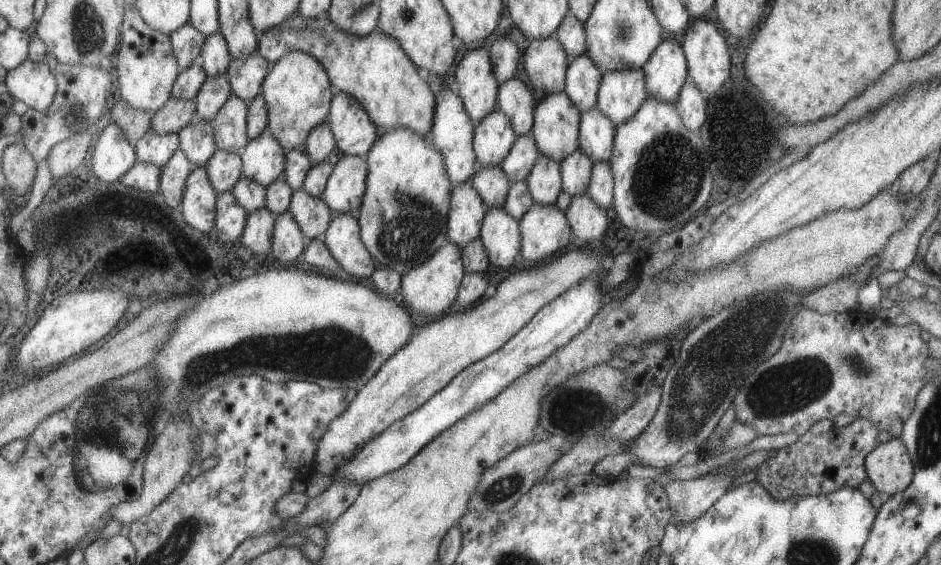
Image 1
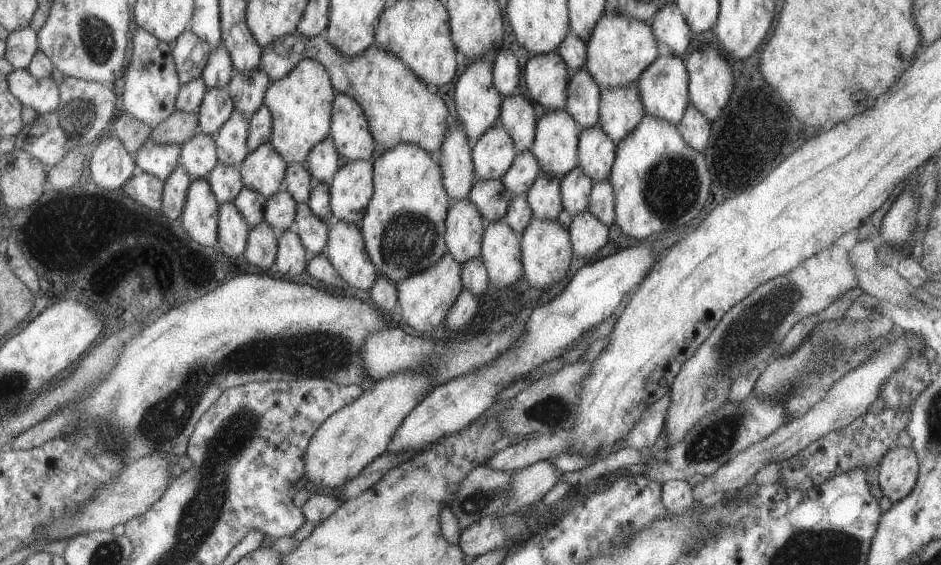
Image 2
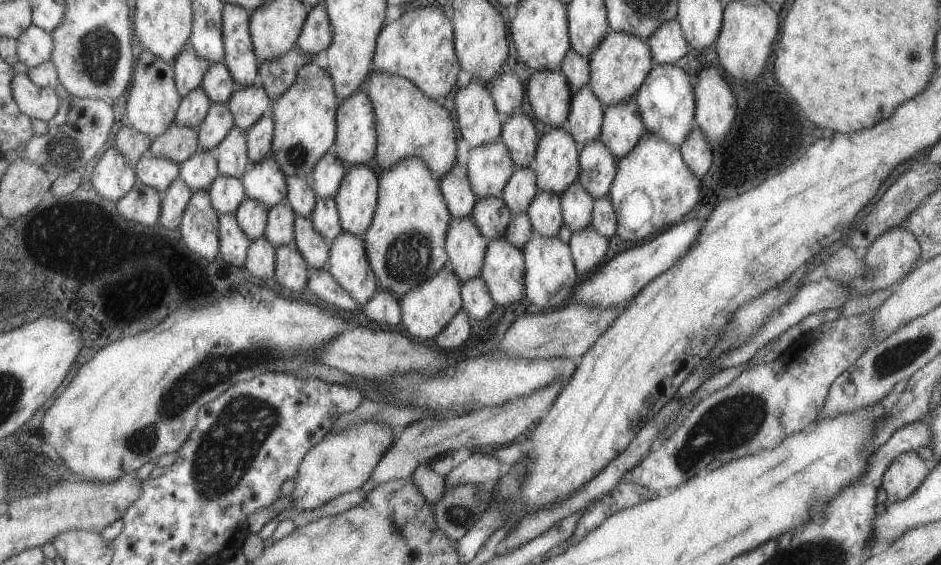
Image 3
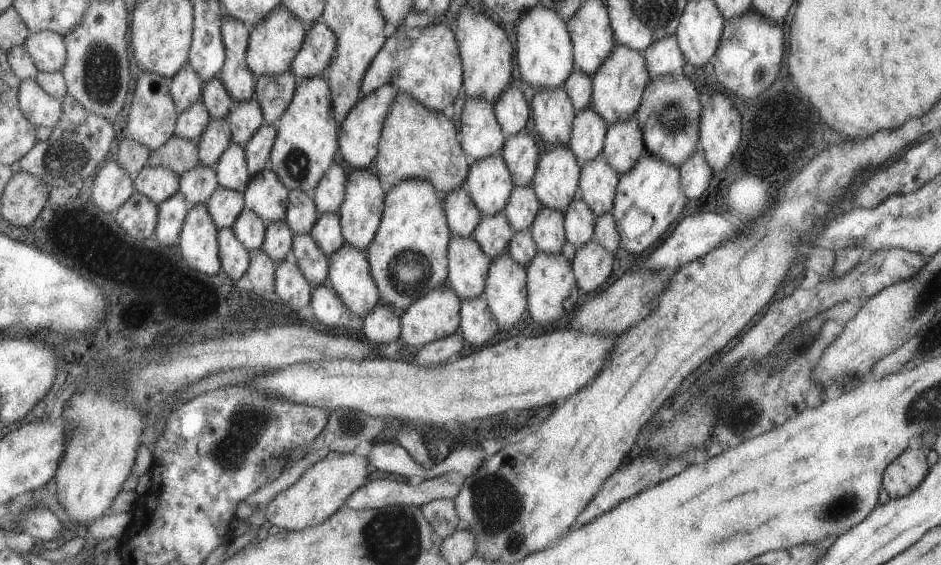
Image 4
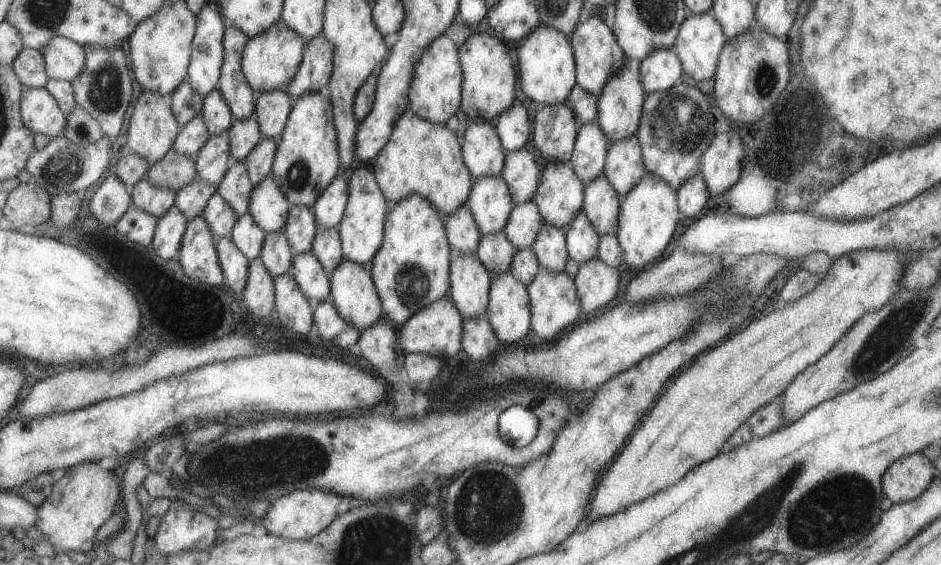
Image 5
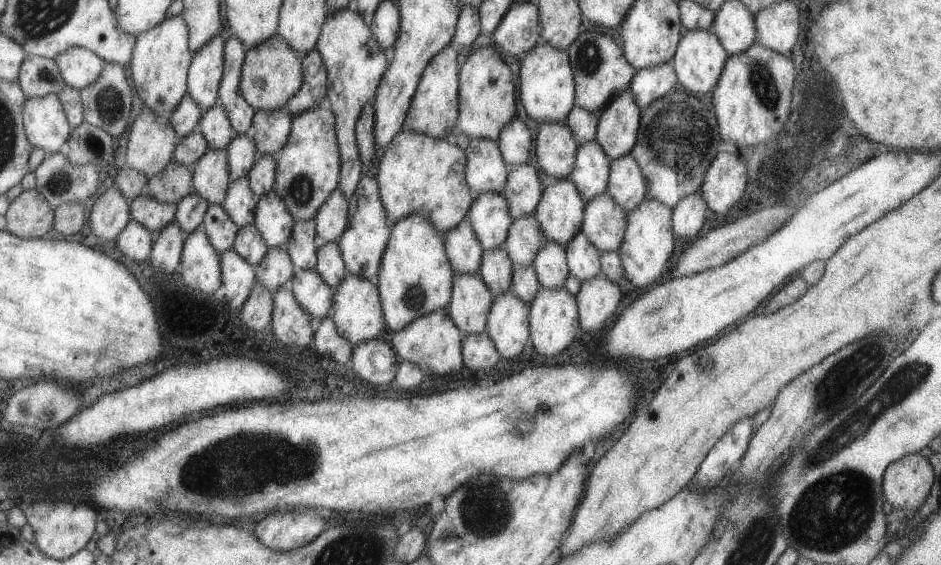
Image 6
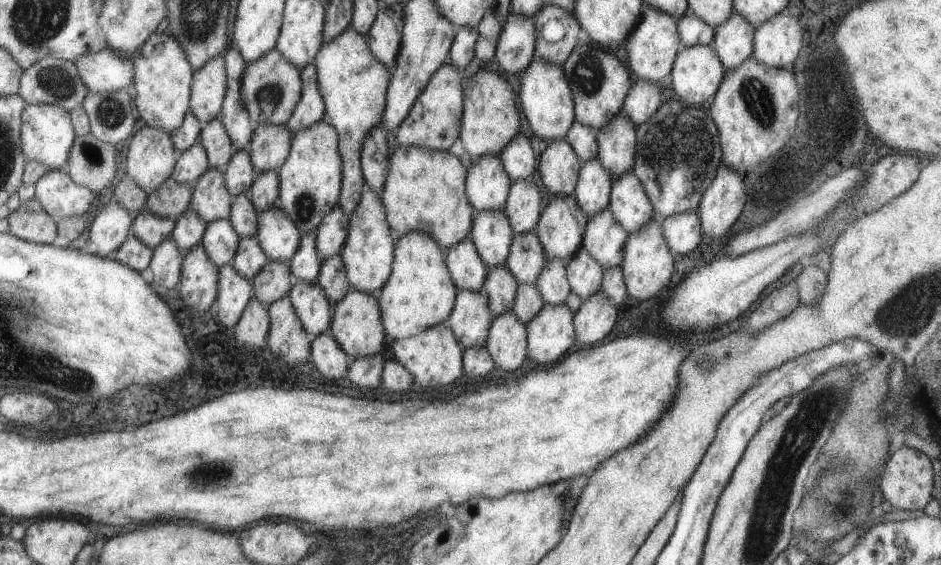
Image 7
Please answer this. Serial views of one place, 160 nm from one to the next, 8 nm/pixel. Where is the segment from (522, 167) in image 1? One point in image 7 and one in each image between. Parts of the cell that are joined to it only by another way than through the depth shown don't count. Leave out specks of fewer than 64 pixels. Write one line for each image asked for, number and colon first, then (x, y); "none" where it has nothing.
2: (517, 178)
3: (520, 188)
4: (522, 205)
5: (524, 221)
6: (524, 238)
7: (525, 257)

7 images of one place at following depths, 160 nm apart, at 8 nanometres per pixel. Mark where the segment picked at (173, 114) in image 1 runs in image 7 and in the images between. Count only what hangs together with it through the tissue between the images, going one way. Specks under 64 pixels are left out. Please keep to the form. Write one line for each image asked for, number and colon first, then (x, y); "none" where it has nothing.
2: (179, 126)
3: (177, 143)
4: (177, 154)
5: (174, 170)
6: (169, 185)
7: (169, 199)

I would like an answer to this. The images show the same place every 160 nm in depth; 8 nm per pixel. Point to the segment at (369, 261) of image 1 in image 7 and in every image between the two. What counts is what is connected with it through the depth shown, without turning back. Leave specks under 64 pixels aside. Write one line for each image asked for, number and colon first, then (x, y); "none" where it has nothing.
2: (344, 248)
3: (347, 263)
4: (348, 273)
5: (352, 292)
6: (356, 312)
7: (356, 326)

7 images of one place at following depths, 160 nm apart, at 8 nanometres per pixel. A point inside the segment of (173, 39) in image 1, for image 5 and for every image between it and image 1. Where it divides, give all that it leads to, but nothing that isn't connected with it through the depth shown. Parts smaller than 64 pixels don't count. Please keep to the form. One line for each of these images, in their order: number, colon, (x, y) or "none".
2: (189, 53)
3: (189, 68)
4: (185, 86)
5: (184, 102)

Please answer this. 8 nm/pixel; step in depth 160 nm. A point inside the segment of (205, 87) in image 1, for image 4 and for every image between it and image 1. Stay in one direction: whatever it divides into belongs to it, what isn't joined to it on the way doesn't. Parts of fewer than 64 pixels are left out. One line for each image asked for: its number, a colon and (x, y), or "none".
2: (216, 104)
3: (218, 120)
4: (211, 143)

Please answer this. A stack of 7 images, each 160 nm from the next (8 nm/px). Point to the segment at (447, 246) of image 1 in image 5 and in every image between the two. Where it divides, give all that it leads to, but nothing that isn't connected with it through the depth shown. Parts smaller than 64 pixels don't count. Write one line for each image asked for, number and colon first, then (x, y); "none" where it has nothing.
2: (424, 298)
3: (426, 309)
4: (436, 314)
5: (436, 329)

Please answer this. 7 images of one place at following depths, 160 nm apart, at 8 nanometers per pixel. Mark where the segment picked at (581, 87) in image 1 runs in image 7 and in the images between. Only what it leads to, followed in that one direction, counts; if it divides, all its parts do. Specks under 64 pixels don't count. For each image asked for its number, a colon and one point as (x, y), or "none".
2: (582, 101)
3: (583, 122)
4: (588, 129)
5: (590, 145)
6: (589, 174)
7: (592, 190)

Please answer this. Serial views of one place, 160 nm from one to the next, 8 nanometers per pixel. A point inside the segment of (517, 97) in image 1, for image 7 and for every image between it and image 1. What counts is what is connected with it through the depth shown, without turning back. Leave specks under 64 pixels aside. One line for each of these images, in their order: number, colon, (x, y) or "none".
2: (516, 115)
3: (518, 133)
4: (519, 152)
5: (520, 172)
6: (522, 190)
7: (522, 208)

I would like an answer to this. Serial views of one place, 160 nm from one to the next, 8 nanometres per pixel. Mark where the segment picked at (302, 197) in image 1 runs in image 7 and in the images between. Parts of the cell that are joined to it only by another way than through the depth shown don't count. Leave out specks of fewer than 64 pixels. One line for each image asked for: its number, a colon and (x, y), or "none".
2: (312, 231)
3: (313, 248)
4: (313, 262)
5: (313, 280)
6: (315, 296)
7: (313, 308)

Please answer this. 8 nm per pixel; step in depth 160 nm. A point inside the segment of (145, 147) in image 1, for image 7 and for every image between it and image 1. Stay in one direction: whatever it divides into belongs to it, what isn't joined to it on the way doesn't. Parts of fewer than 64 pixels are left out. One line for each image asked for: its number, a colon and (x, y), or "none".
2: (159, 160)
3: (158, 172)
4: (158, 183)
5: (155, 200)
6: (153, 215)
7: (150, 229)

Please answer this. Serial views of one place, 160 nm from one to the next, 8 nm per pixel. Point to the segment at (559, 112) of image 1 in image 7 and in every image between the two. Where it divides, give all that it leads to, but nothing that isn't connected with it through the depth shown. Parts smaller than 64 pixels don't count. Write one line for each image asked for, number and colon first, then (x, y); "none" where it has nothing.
2: (556, 134)
3: (555, 164)
4: (555, 183)
5: (558, 196)
6: (559, 211)
7: (560, 226)

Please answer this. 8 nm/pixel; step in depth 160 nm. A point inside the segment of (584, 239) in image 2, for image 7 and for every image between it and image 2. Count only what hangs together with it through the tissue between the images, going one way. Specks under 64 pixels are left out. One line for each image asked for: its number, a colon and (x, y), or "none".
3: (587, 247)
4: (591, 264)
5: (596, 284)
6: (596, 299)
7: (595, 316)

